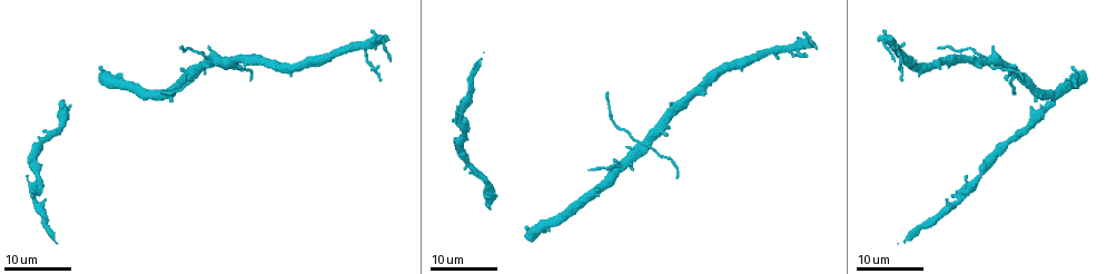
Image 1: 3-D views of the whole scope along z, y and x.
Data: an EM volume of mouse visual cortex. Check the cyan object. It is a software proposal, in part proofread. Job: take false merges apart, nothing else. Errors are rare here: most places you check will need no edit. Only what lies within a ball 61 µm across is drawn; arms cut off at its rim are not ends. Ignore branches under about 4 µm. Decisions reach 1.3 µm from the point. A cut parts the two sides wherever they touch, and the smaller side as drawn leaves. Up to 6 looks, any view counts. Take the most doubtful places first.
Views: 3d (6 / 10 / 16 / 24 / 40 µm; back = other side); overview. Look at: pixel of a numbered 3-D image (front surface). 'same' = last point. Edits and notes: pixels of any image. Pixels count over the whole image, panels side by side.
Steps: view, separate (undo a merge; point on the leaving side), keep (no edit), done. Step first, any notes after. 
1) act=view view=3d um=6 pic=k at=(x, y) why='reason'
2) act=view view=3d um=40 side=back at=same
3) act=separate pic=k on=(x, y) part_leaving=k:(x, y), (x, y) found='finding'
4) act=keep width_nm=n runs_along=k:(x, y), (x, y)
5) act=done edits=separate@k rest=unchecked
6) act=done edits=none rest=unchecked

act=view view=3d um=24 pic=1 at=(214, 58)

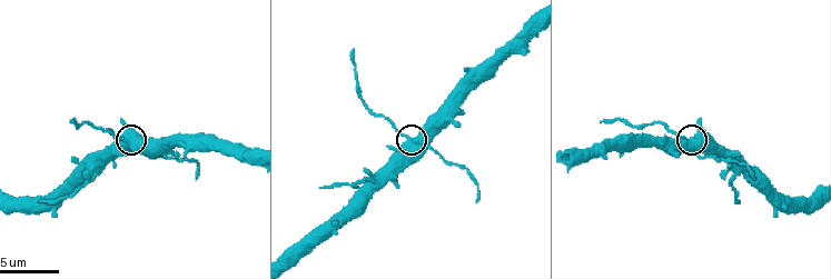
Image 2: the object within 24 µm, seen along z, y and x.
act=view view=3d um=6 pic=2 at=(410, 141)

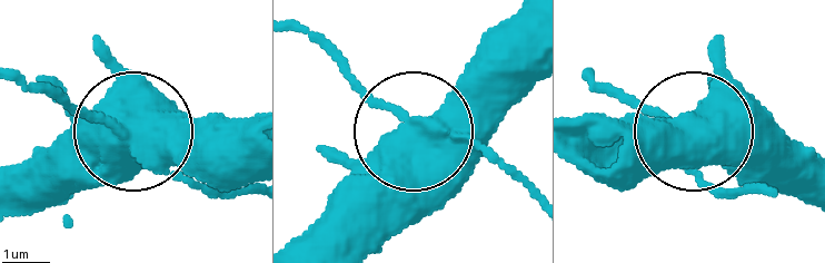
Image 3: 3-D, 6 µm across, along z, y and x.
act=separate pic=3 on=(90, 119) part_leaving=3:(423, 122), (355, 86), (295, 29) found='two neurons meet here'

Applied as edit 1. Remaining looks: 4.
act=view view=overview

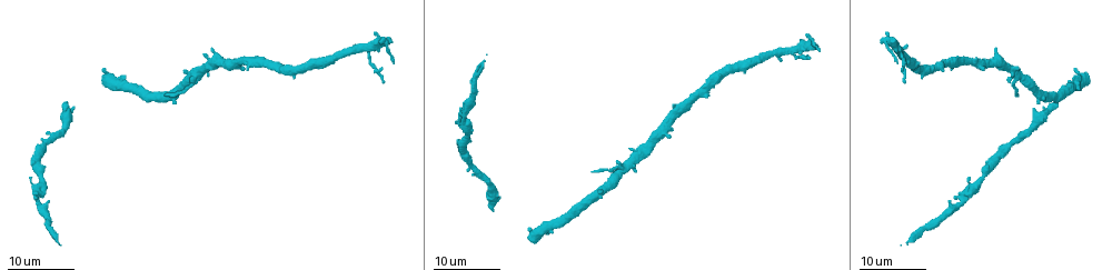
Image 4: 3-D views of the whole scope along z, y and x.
act=view view=3d um=16 pic=4 at=(619, 165)

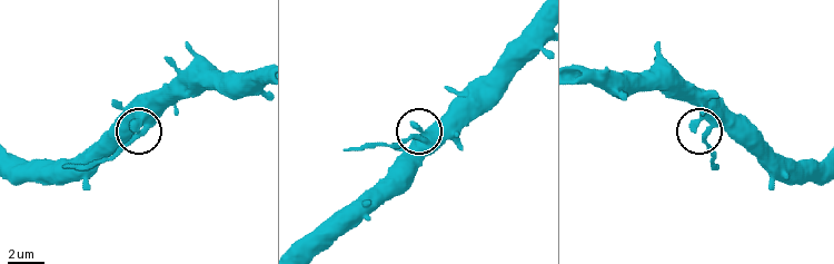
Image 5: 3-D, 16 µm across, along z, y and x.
act=view view=3d um=6 pic=5 at=(704, 132) why='zoom in'

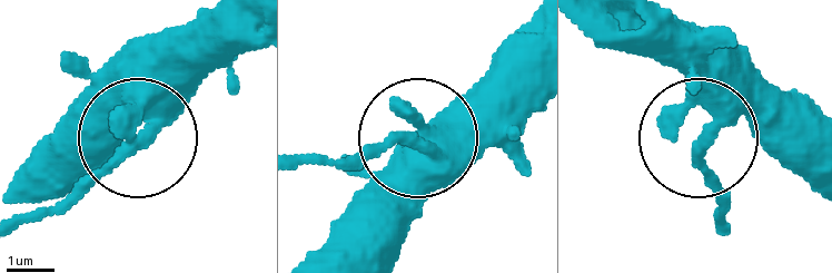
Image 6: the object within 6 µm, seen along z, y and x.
act=keep width_nm=420 found='continuous, no second neuron'

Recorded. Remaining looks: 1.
act=view view=3d um=10 pic=2 at=(18, 207)

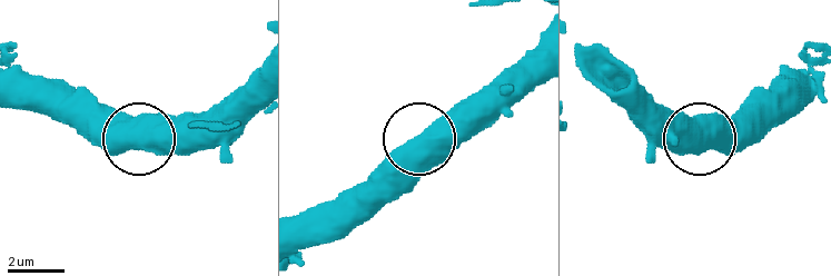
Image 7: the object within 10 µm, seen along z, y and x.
act=keep runs_along=7:(137, 117), (134, 136), (81, 131) found='all the same neuron'

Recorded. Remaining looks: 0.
act=done edits=separate@3 rest=unchecked

